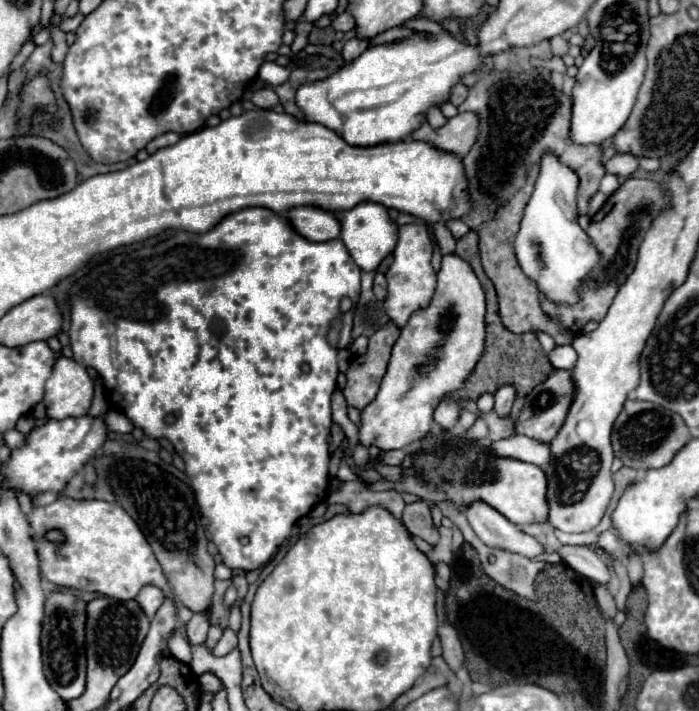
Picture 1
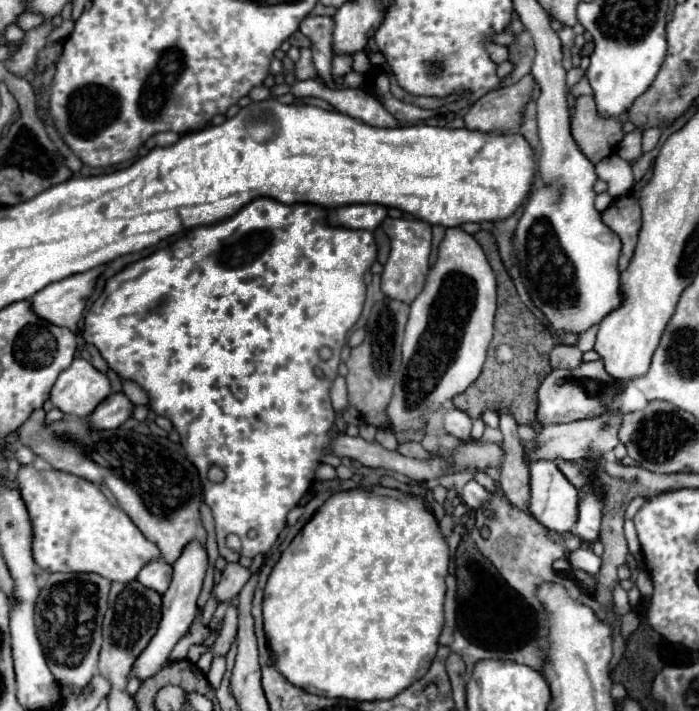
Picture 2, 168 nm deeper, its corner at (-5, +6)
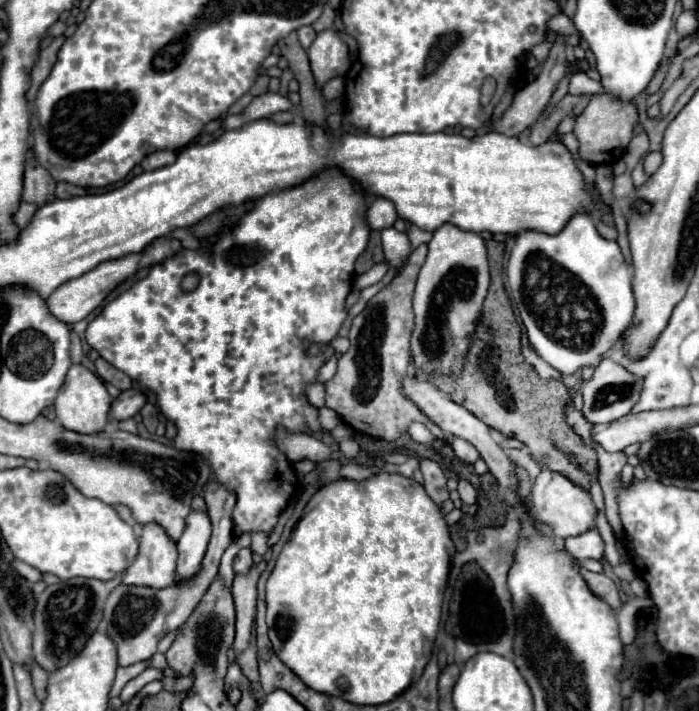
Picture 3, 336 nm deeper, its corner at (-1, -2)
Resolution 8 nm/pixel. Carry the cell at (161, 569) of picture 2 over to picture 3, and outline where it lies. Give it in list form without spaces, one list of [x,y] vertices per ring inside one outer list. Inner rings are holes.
[[[149,524],[141,528],[139,552],[133,564],[125,570],[123,584],[165,588],[173,582],[177,566],[177,544],[161,526]]]

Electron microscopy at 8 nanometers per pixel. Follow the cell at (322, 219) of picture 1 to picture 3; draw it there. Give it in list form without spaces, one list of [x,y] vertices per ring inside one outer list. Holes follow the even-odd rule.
[[[375,198],[367,210],[367,224],[373,230],[383,230],[393,226],[393,222],[397,220],[397,210],[395,204],[387,198]]]

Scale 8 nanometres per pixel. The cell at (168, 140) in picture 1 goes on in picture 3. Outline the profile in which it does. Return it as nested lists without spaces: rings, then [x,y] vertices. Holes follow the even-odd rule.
[[[161,150],[161,152],[149,154],[149,156],[141,162],[141,166],[143,166],[143,170],[157,170],[157,168],[163,168],[163,166],[173,164],[175,158],[177,158],[175,152],[171,152],[171,150]]]

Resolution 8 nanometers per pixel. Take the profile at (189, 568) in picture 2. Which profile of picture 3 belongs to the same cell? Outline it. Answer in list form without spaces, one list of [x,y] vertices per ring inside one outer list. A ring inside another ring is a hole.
[[[191,510],[189,518],[185,518],[185,530],[183,530],[181,538],[177,540],[179,560],[177,560],[175,582],[191,578],[199,572],[201,560],[203,560],[207,544],[209,544],[209,536],[211,536],[209,514],[203,510]]]

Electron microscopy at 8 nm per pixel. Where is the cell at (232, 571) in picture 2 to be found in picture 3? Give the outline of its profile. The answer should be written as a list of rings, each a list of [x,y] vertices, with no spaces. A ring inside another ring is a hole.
[[[241,548],[239,554],[235,556],[235,562],[233,562],[235,574],[247,572],[251,568],[251,564],[253,564],[253,550],[251,548]]]

